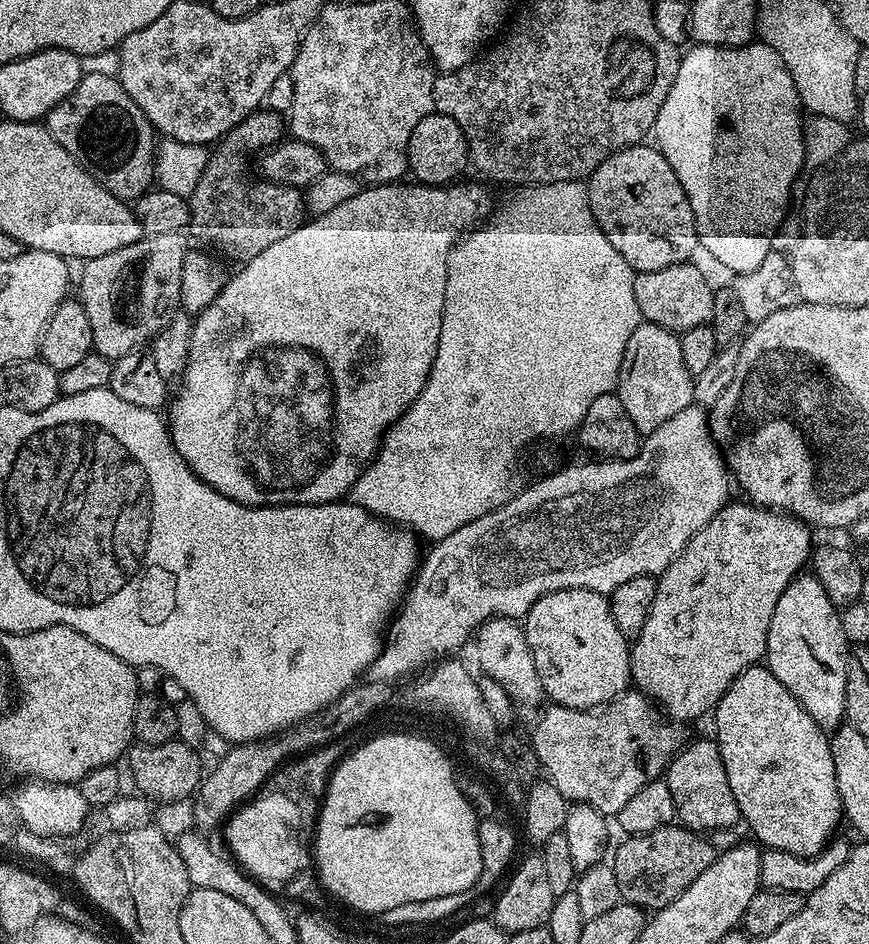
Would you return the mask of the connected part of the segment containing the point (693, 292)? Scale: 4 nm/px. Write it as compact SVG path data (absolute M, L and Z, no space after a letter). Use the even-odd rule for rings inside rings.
M696 262L639 273L634 282L634 298L638 302L640 316L647 323L657 324L677 334L709 323L714 310L713 285L708 285L703 270Z

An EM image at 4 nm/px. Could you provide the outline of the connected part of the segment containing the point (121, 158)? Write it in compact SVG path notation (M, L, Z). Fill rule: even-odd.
M104 72L81 75L72 93L49 110L46 127L49 134L118 199L134 202L153 187L157 137L144 111L126 94L115 75L107 76Z

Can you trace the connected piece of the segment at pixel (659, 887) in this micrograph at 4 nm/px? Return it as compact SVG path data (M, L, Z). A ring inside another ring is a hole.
M673 822L641 836L628 836L610 856L614 878L618 878L621 901L637 904L645 910L664 908L678 898L710 866L718 851L701 833Z

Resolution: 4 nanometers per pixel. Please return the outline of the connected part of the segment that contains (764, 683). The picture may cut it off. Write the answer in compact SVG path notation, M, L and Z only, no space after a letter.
M753 666L739 672L716 703L714 715L714 739L722 754L722 766L726 766L726 778L730 782L730 790L734 790L734 802L738 802L743 823L752 827L753 834L757 836L755 839L764 848L786 850L795 856L818 856L832 843L837 835L836 827L840 820L842 824L844 816L838 782L834 778L829 733L819 728L814 718L802 710L794 694L774 678L767 666Z

